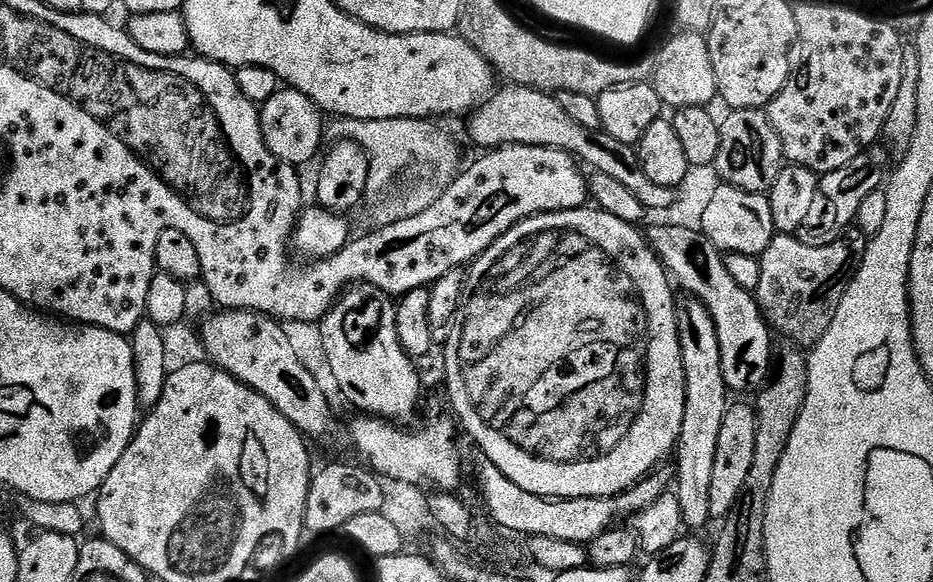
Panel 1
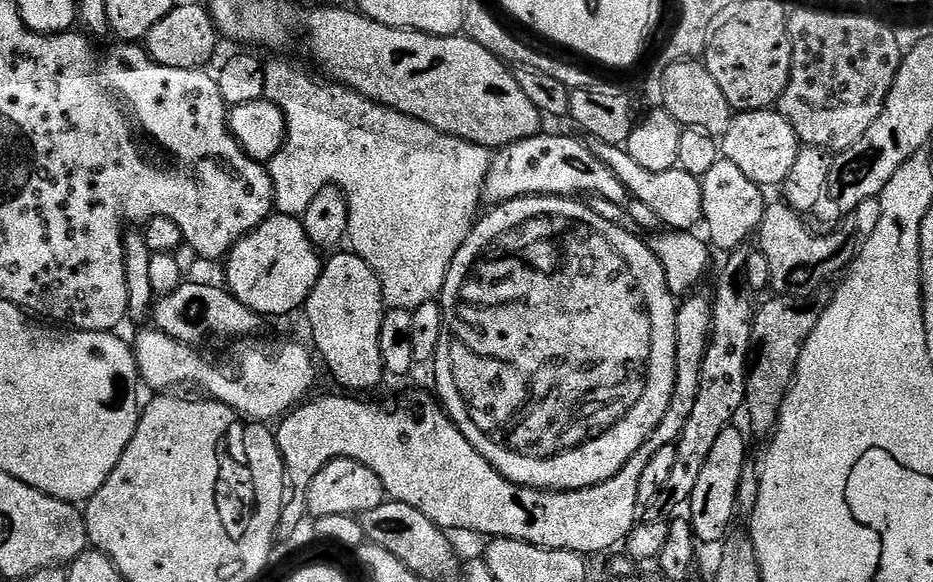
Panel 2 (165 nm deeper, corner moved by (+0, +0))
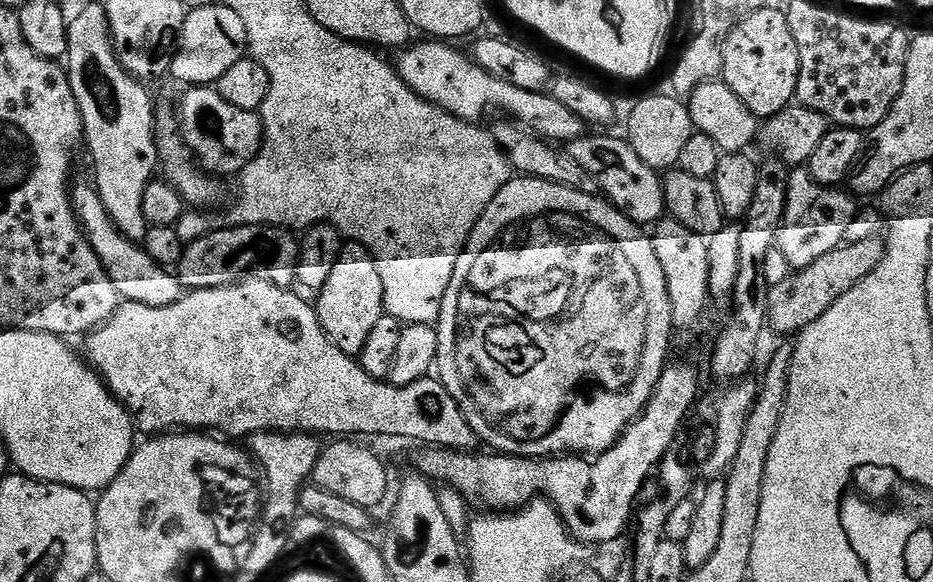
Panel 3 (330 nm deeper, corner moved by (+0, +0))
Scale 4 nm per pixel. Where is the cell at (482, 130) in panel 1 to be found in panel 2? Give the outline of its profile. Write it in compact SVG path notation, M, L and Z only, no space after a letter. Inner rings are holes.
M592 140L590 147L598 158L602 158L610 166L610 170L614 170L614 174L626 186L632 200L646 202L646 206L650 206L650 210L654 210L654 214L658 214L661 225L677 232L691 233L696 228L695 224L699 225L703 221L702 186L697 177L683 172L678 166L670 170L646 170L646 166L642 166L639 162L634 162L634 158L630 158L627 147L619 144Z

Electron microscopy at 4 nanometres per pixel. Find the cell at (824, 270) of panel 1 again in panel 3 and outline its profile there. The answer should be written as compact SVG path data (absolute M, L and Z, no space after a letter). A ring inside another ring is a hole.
M796 166L789 171L786 210L776 235L776 247L786 254L786 262L790 262L794 270L810 266L810 262L818 262L822 254L830 254L830 250L845 243L846 226L850 226L855 218L858 204L847 191L840 191L844 190L827 188L825 184L818 183L808 173L807 167Z

